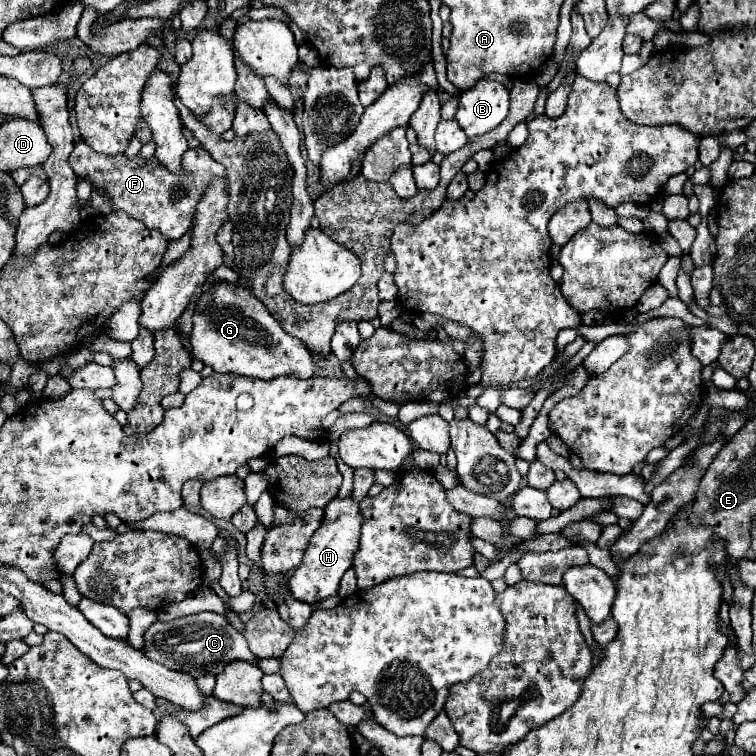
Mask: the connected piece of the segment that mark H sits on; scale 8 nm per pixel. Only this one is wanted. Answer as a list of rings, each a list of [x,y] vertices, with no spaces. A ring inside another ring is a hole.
[[[350,496],[334,498],[324,508],[322,526],[312,536],[302,564],[296,568],[294,576],[290,578],[290,588],[292,588],[292,594],[296,600],[302,600],[302,602],[314,606],[320,600],[338,594],[340,578],[352,566],[352,556],[354,556],[354,552],[358,548],[358,540],[360,540],[360,528],[362,528],[360,506]]]

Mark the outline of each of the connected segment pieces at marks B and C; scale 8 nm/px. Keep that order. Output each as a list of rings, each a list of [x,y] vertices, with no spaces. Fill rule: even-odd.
[[[480,80],[474,88],[460,96],[456,120],[468,138],[494,130],[510,108],[508,90],[500,82]]]
[[[200,612],[176,618],[172,622],[156,622],[144,634],[146,646],[144,654],[150,660],[156,660],[170,670],[180,670],[188,674],[220,674],[224,666],[232,660],[244,660],[250,664],[258,664],[258,658],[250,652],[246,638],[228,624],[228,620],[214,612]]]

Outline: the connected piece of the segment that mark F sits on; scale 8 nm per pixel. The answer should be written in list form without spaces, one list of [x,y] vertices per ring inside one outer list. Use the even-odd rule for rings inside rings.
[[[84,140],[74,146],[70,166],[78,176],[92,182],[94,190],[104,190],[112,198],[112,210],[122,210],[128,216],[144,222],[148,228],[160,230],[168,240],[178,240],[192,220],[192,212],[214,176],[224,176],[224,166],[214,162],[204,148],[188,148],[184,152],[182,168],[186,174],[172,174],[156,160],[144,162],[142,158],[128,160],[126,156],[98,154]]]

